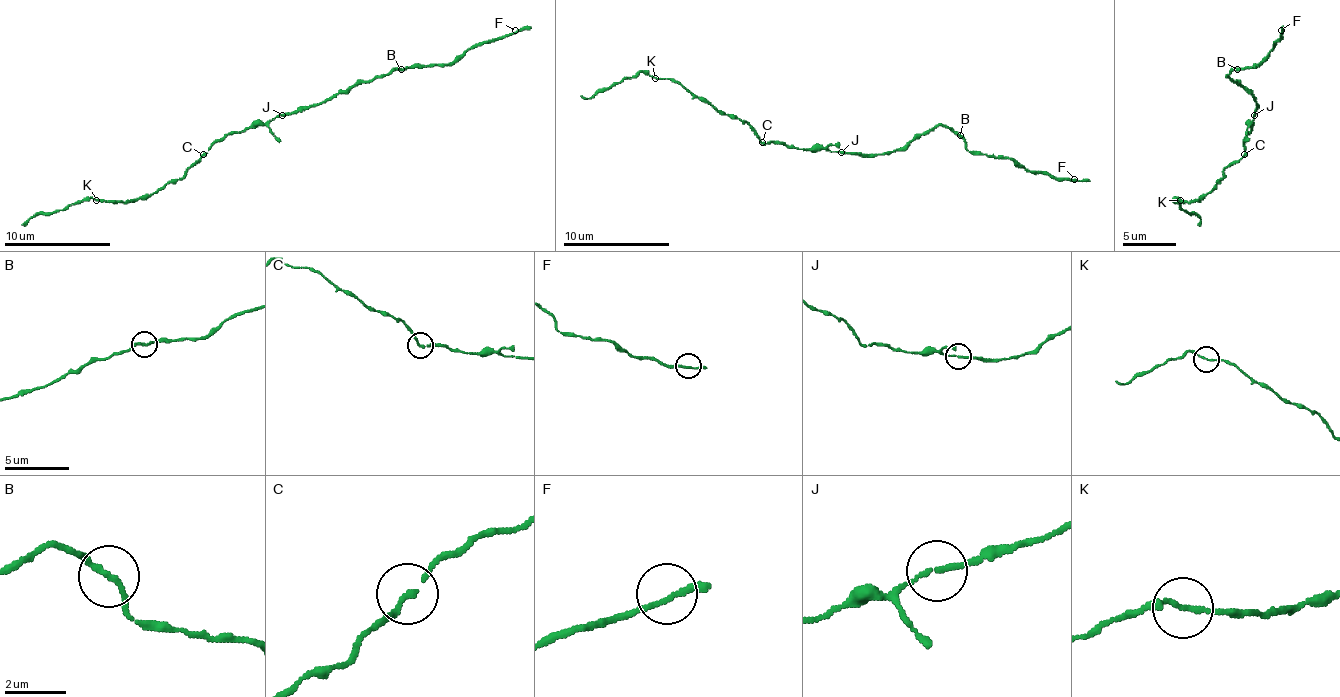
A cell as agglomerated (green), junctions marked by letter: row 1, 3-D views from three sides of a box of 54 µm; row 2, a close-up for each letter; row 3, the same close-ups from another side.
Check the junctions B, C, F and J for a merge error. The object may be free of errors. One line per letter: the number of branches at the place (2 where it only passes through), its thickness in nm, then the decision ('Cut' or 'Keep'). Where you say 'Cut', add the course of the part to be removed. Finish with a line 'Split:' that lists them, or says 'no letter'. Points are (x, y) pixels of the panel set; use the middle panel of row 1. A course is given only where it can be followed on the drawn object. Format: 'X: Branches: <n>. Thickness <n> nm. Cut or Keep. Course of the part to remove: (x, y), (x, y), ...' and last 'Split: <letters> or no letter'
B: Branches: 2. Thickness 190 nm. Keep
C: Branches: 2. Thickness 140 nm. Keep
F: Branches: 2. Thickness 160 nm. Keep
J: Branches: 2. Thickness 150 nm. Keep
Split: no letter

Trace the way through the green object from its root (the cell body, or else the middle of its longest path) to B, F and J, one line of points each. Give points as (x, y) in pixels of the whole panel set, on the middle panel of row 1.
B: (828, 149), (862, 155), (894, 152), (905, 149), (915, 139), (939, 126), (947, 126), (960, 136)
F: (828, 149), (894, 152), (947, 126), (971, 152), (1003, 155), (1029, 171), (1074, 179)
J: (828, 149), (841, 152)

